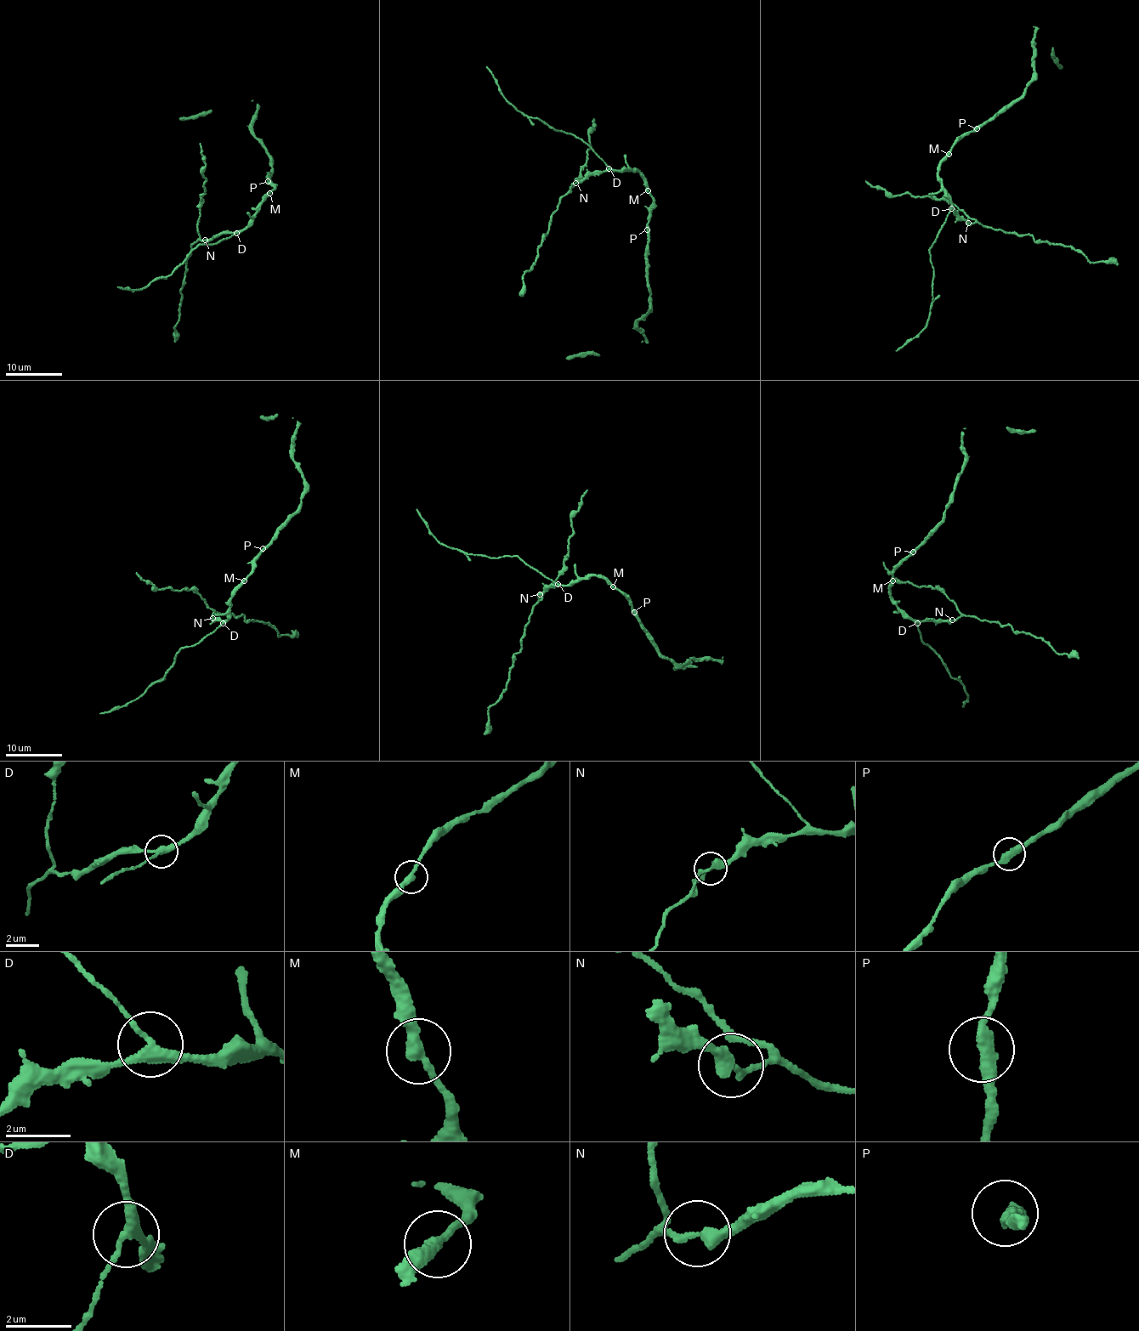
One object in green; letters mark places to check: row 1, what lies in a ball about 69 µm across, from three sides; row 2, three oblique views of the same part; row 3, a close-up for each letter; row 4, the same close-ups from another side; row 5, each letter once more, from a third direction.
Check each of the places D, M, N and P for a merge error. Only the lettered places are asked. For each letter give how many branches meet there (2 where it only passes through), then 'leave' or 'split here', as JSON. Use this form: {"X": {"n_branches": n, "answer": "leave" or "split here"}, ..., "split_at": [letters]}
{"D": {"n_branches": 3, "answer": "split here"}, "M": {"n_branches": 2, "answer": "leave"}, "N": {"n_branches": 2, "answer": "split here"}, "P": {"n_branches": 2, "answer": "leave"}, "split_at": ["D", "N"]}

